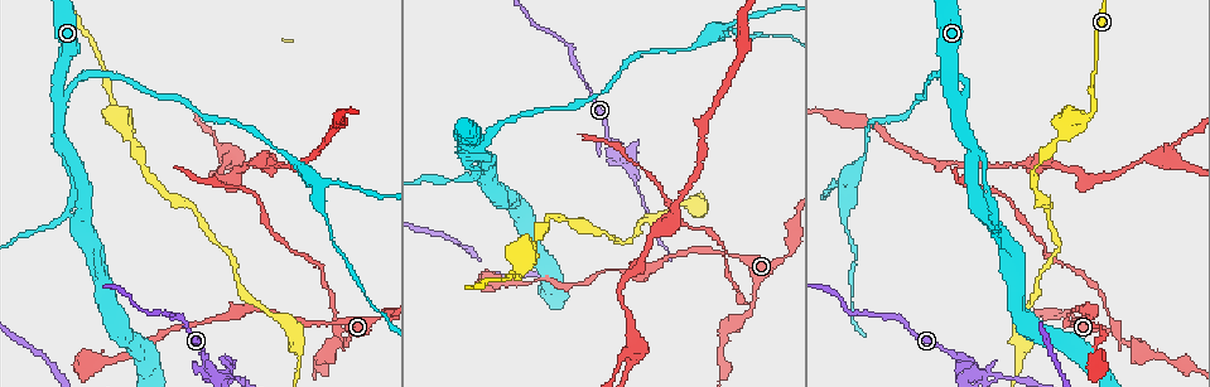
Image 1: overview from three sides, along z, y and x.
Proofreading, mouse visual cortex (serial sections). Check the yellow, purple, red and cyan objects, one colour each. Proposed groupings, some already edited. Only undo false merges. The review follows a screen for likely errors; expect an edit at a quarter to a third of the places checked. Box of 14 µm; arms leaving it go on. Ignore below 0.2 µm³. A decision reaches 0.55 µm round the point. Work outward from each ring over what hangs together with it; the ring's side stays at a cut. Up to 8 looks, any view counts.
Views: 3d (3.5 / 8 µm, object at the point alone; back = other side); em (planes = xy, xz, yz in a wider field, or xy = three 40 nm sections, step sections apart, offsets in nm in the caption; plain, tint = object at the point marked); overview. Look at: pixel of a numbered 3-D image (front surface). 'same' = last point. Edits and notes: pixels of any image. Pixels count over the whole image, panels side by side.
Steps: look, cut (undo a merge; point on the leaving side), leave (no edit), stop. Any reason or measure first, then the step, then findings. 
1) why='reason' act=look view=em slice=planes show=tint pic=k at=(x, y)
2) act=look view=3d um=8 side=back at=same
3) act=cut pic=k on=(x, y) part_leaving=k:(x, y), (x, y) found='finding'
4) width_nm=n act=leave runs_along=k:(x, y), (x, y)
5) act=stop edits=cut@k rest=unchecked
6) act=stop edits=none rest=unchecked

why='narrows sharply' act=look view=3d um=3.5 pic=1 at=(956, 360)

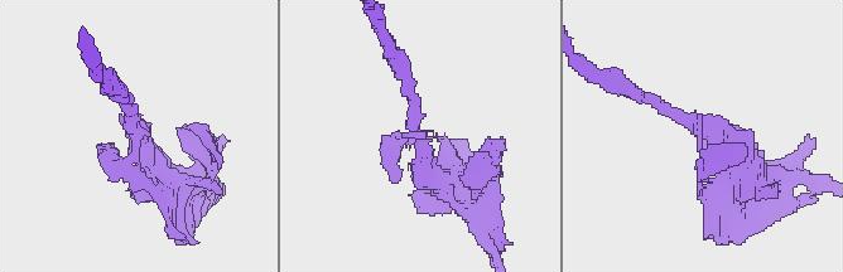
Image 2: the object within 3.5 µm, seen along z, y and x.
act=look view=em slice=xy step=5 show=tint pic=2 at=(141, 132)

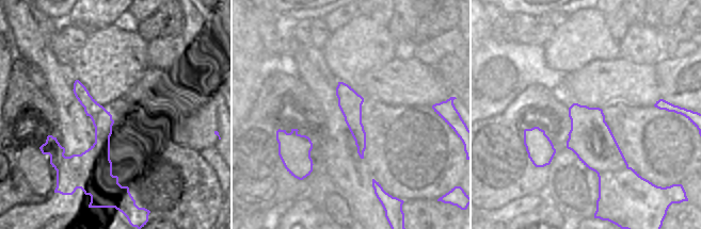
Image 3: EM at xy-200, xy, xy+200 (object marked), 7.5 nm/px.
act=cut pic=2 on=(708, 166) border=3:(627, 166), (598, 174) found='two cells meet here'

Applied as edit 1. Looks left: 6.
act=look view=overview

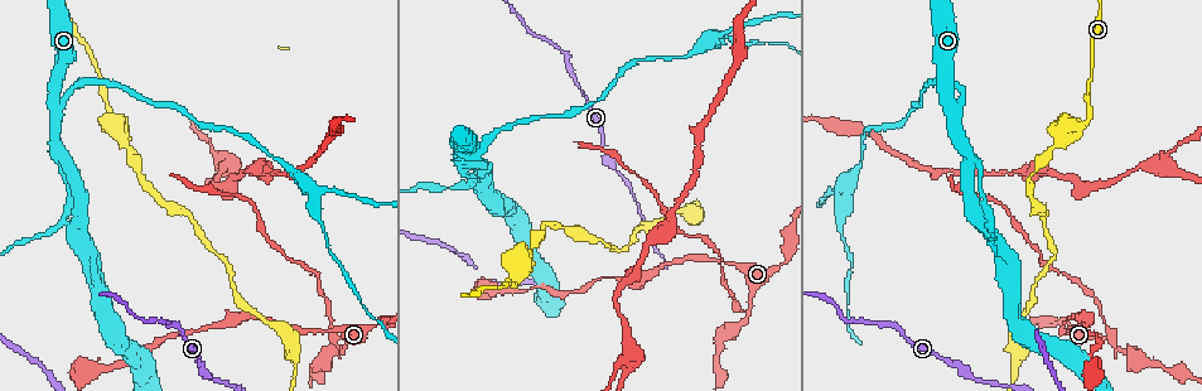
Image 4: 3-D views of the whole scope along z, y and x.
why='sudden change in width' act=look view=3d um=8 pic=4 at=(748, 311)

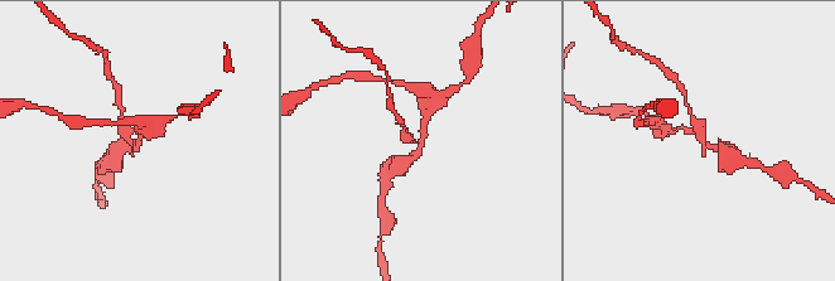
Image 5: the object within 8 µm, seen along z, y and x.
act=look view=3d um=3.5 pic=5 at=(706, 143)

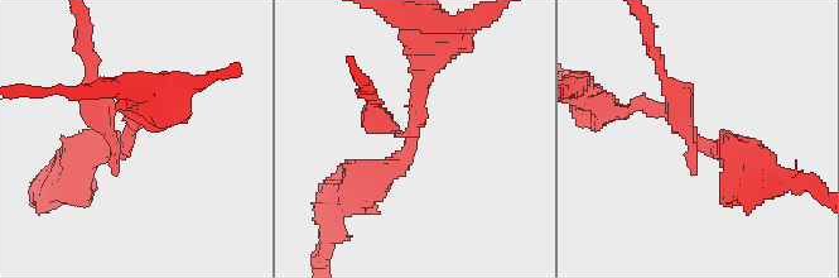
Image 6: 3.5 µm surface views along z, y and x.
arms=3 arm_widths_nm=200,300,350 why='shape alone is not enough' act=look view=em slice=xy step=3 show=tint pic=6 at=(127, 133)

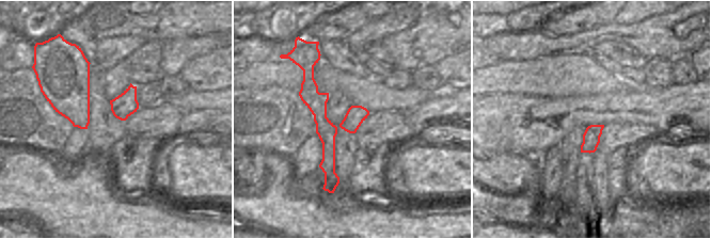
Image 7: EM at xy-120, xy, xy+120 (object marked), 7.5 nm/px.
act=cut pic=6 on=(91, 111) part_leaving=6:(693, 135), (647, 30) found='two cells meet here'

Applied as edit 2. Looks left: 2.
act=stop edits=cut@2,cut@6 rest=unchecked

